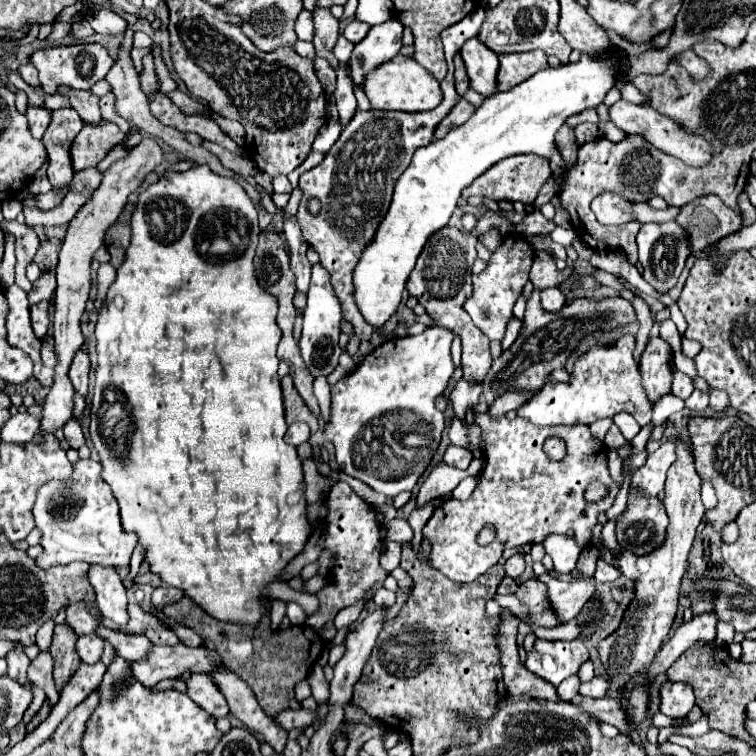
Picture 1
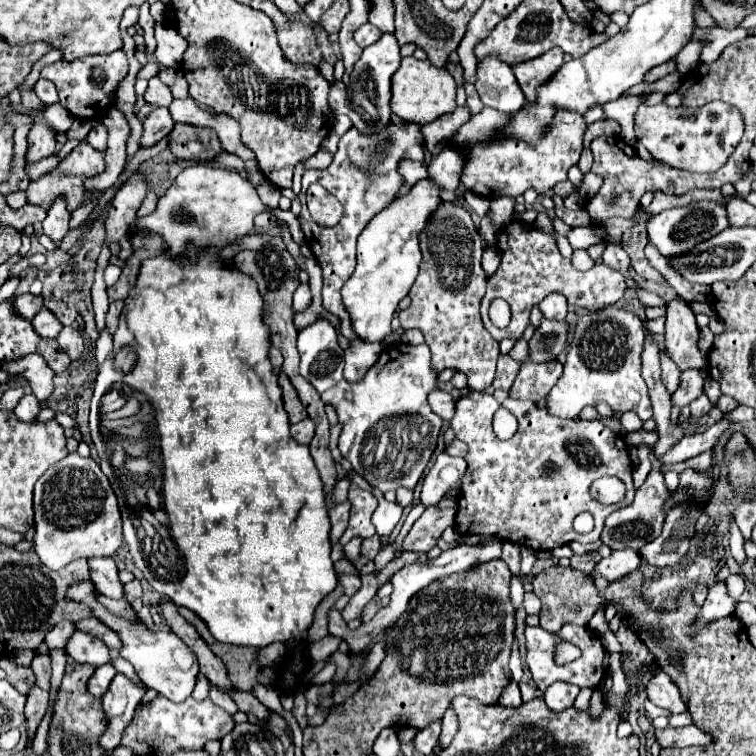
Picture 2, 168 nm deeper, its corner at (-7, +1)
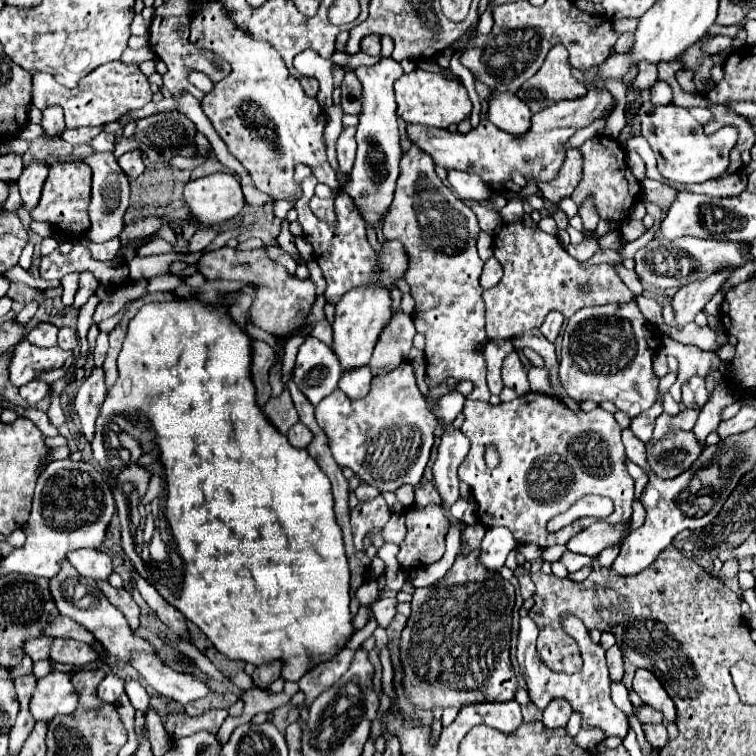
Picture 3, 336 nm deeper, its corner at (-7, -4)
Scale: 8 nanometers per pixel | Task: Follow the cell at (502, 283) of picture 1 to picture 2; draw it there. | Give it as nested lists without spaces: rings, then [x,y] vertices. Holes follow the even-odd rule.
[[[511,221],[507,225],[503,225],[497,233],[497,249],[501,251],[501,265],[499,265],[497,273],[489,277],[487,293],[481,301],[483,323],[485,323],[487,331],[493,335],[493,339],[497,339],[497,341],[501,341],[505,337],[519,339],[523,335],[525,327],[529,325],[531,309],[535,305],[539,305],[553,291],[559,291],[561,295],[565,295],[567,303],[571,303],[571,305],[595,311],[599,307],[617,303],[627,289],[623,273],[619,273],[617,269],[611,269],[603,263],[595,265],[591,271],[585,271],[585,273],[577,271],[571,265],[571,259],[565,259],[559,253],[555,239],[551,235],[539,231],[531,223]],[[493,299],[505,299],[511,307],[511,323],[505,329],[495,327],[489,319],[489,305]]]

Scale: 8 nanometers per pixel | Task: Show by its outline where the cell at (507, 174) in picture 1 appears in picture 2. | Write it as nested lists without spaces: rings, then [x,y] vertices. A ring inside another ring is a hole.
[[[485,107],[481,113],[473,115],[449,141],[457,149],[465,149],[465,165],[461,171],[461,183],[487,199],[497,197],[519,197],[529,187],[533,187],[539,195],[547,195],[557,183],[567,179],[569,167],[577,165],[583,151],[583,133],[585,133],[585,117],[559,109],[553,115],[551,125],[547,125],[543,139],[537,143],[525,143],[519,139],[511,139],[503,133],[503,129],[511,123],[511,115],[499,113],[491,107]],[[493,141],[501,141],[493,147]]]

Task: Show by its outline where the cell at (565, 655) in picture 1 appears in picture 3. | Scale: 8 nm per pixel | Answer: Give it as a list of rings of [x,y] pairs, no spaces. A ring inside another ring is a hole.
[[[575,616],[567,620],[569,634],[577,640],[581,656],[583,656],[583,668],[581,672],[567,676],[567,674],[557,674],[545,666],[545,662],[537,656],[535,652],[535,640],[537,640],[537,624],[531,618],[521,618],[519,622],[519,642],[517,642],[517,662],[521,666],[521,674],[525,676],[529,698],[537,708],[545,708],[553,698],[565,698],[571,702],[573,710],[579,710],[583,714],[583,726],[599,726],[605,736],[621,736],[625,738],[627,734],[627,718],[625,714],[611,702],[611,690],[609,690],[609,672],[605,664],[605,650],[601,644],[595,644],[589,636],[589,630],[583,626],[583,622]]]

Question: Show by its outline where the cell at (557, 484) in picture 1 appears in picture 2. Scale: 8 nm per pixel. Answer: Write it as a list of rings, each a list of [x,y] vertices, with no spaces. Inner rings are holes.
[[[471,391],[471,395],[457,401],[457,411],[451,421],[451,427],[455,429],[457,439],[463,439],[469,445],[469,451],[465,455],[467,469],[461,481],[459,509],[455,519],[461,535],[475,535],[475,533],[495,535],[503,541],[511,541],[511,543],[529,547],[533,551],[553,551],[555,547],[567,545],[571,541],[581,541],[581,535],[573,529],[573,519],[579,513],[589,511],[595,517],[595,529],[585,535],[585,543],[593,543],[599,539],[599,531],[603,531],[603,523],[607,515],[631,503],[635,495],[633,477],[631,477],[633,473],[631,459],[629,459],[625,437],[621,433],[615,433],[601,419],[593,419],[593,421],[559,419],[549,415],[547,407],[539,407],[533,401],[509,397],[505,403],[497,403],[495,397],[485,391]],[[499,407],[505,407],[507,411],[511,411],[519,423],[517,433],[509,441],[501,441],[493,433],[493,415]],[[603,475],[619,477],[625,483],[627,493],[623,501],[615,505],[603,505],[591,497],[589,493],[591,483]]]

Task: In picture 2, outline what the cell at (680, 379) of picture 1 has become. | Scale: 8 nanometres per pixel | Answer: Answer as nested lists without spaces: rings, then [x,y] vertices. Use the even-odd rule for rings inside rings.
[[[685,369],[681,373],[681,383],[679,389],[673,393],[673,405],[685,407],[699,395],[703,395],[703,383],[707,379],[705,369]]]

